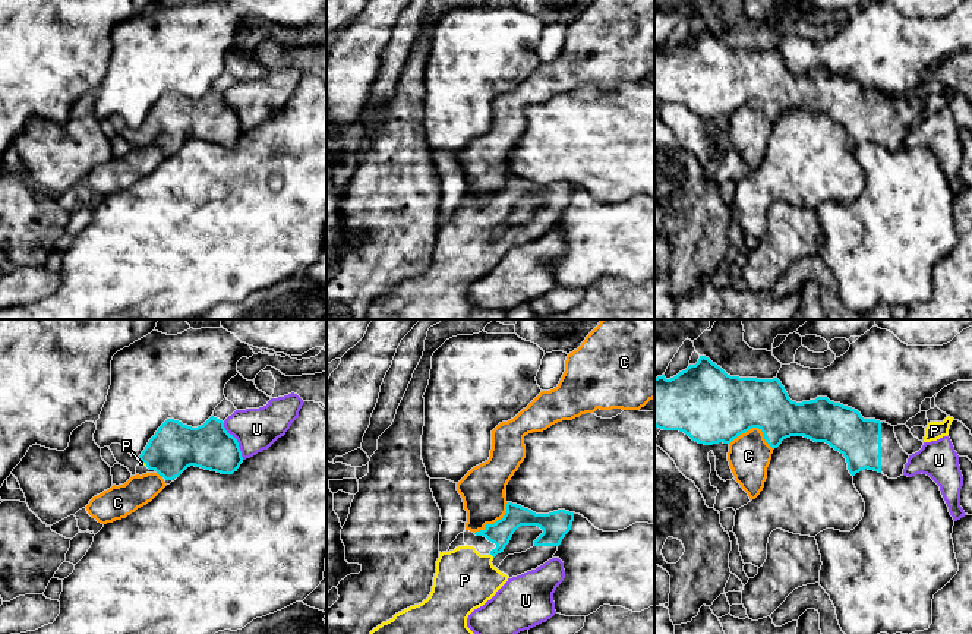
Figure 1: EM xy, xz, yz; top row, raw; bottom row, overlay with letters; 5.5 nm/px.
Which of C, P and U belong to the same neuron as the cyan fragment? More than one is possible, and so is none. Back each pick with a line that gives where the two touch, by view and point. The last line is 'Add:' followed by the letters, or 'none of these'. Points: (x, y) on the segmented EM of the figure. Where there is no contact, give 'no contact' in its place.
P: xz (492, 555)
Add: P

